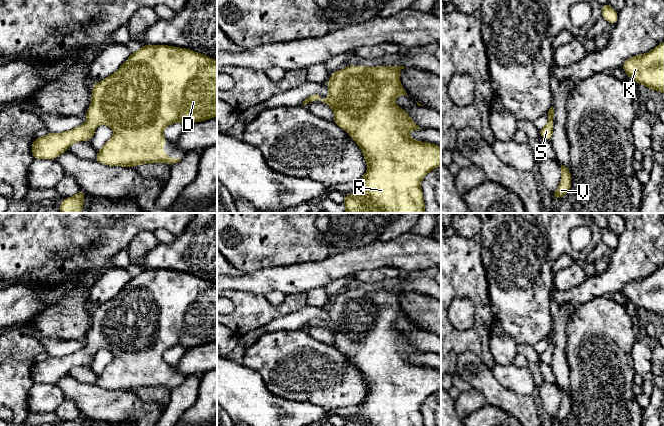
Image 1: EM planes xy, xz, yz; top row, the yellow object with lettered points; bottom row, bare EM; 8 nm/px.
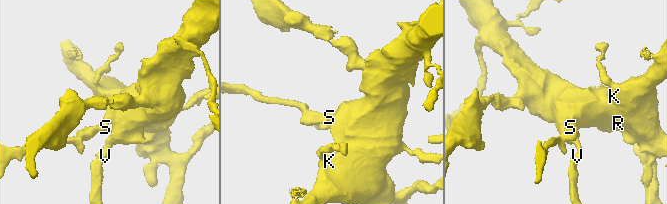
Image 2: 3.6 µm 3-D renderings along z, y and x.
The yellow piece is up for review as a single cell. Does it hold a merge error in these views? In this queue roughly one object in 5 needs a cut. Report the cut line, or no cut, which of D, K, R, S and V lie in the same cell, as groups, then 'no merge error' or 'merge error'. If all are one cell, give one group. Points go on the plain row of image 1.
no cut; D K R S V; no merge error

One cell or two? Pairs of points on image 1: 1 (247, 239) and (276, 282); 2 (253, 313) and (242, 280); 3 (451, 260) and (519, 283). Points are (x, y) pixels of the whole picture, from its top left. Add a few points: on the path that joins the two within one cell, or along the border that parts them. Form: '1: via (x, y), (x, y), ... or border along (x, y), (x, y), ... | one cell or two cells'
1: border along (289, 264), (266, 267), (244, 273) | two cells
2: border along (227, 289), (264, 294) | two cells
3: border along (481, 249), (481, 261), (489, 295) | two cells

